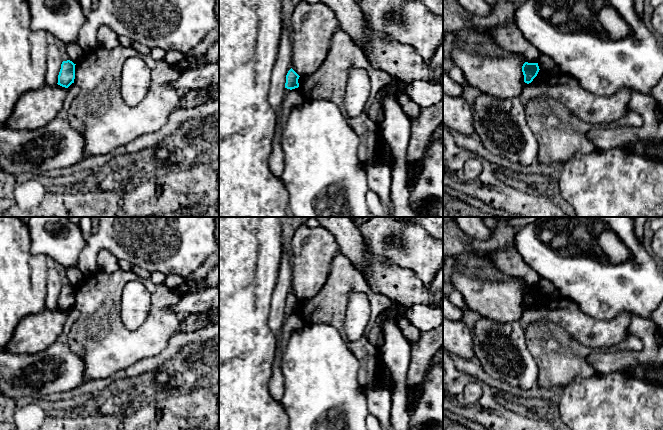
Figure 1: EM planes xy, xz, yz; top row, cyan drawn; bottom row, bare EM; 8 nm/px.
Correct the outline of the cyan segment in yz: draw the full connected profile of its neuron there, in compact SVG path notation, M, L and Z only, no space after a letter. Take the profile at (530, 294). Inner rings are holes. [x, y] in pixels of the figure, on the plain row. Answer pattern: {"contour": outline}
{"contour": "M525 286L522 290L522 296L524 299L524 306L529 308L533 305L533 303L537 300L539 296L538 287L528 287Z"}

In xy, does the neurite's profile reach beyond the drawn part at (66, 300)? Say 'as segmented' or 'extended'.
as segmented

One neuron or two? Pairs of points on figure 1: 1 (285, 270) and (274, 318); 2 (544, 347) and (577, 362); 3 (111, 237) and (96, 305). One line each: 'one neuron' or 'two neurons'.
1: one neuron
2: one neuron
3: two neurons

